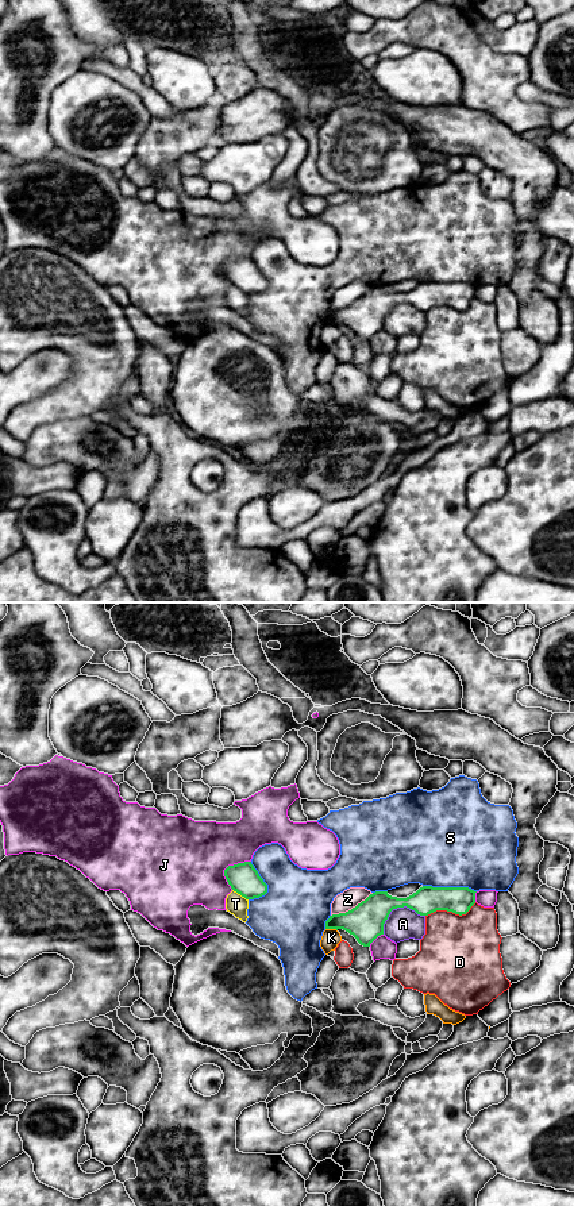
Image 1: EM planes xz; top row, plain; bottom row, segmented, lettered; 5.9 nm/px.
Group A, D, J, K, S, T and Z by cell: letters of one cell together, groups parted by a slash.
A / D / J / K / S / T Z

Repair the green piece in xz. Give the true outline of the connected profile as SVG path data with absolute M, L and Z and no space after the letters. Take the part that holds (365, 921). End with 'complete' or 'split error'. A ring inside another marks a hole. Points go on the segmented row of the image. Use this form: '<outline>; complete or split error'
M423 886L407 898L397 898L388 891L375 891L351 910L330 916L325 929L343 929L361 945L370 947L378 936L384 935L384 924L393 909L407 906L420 916L436 910L462 916L475 903L475 893L469 887Z; complete

